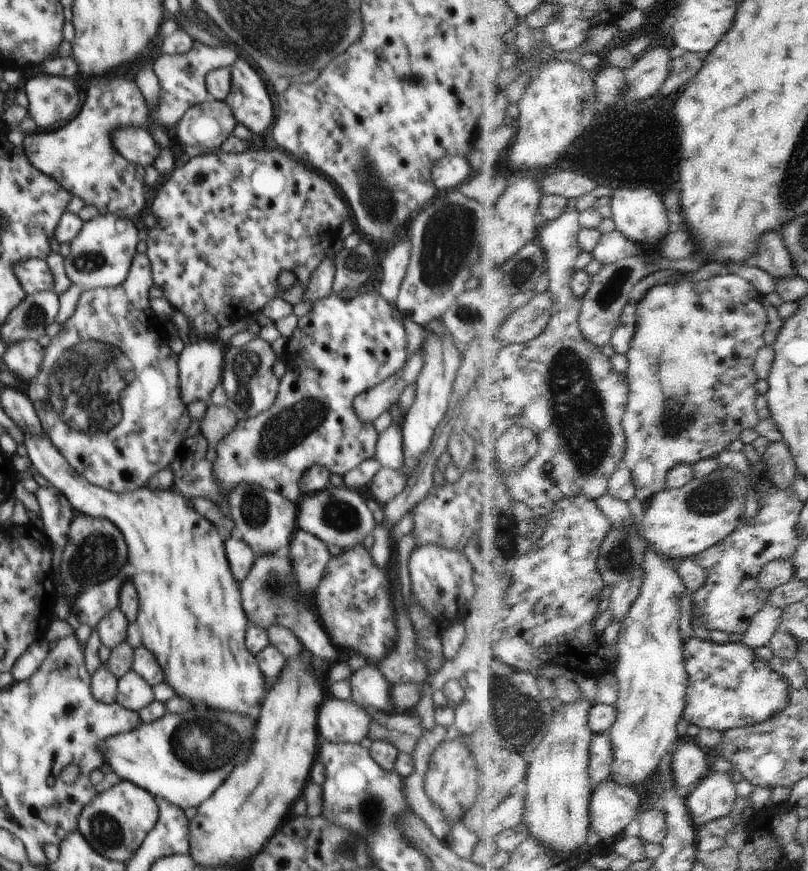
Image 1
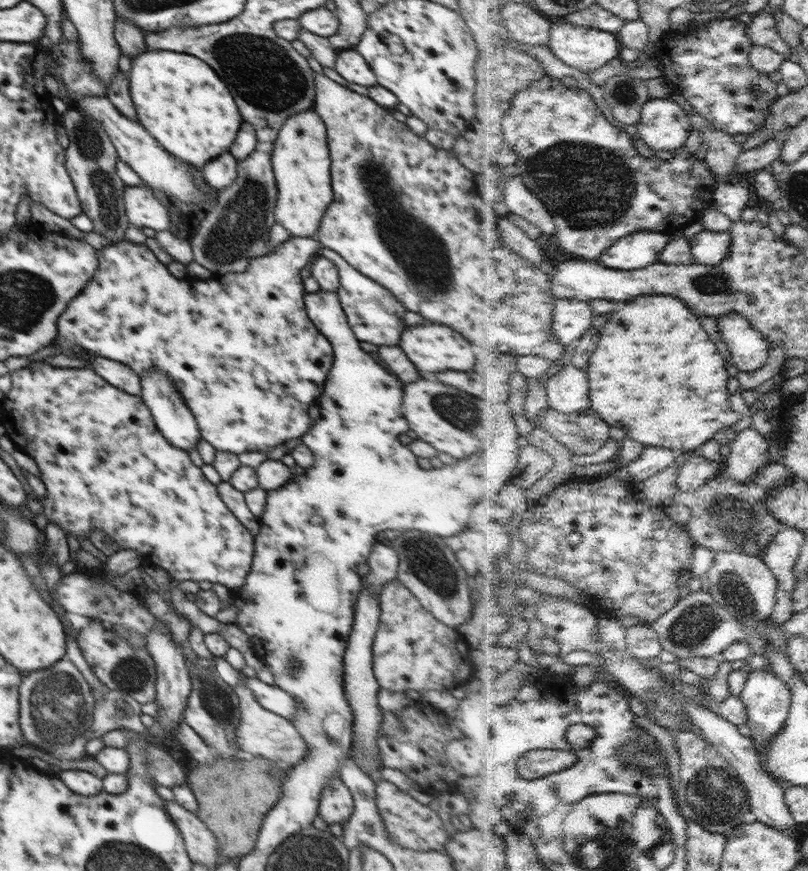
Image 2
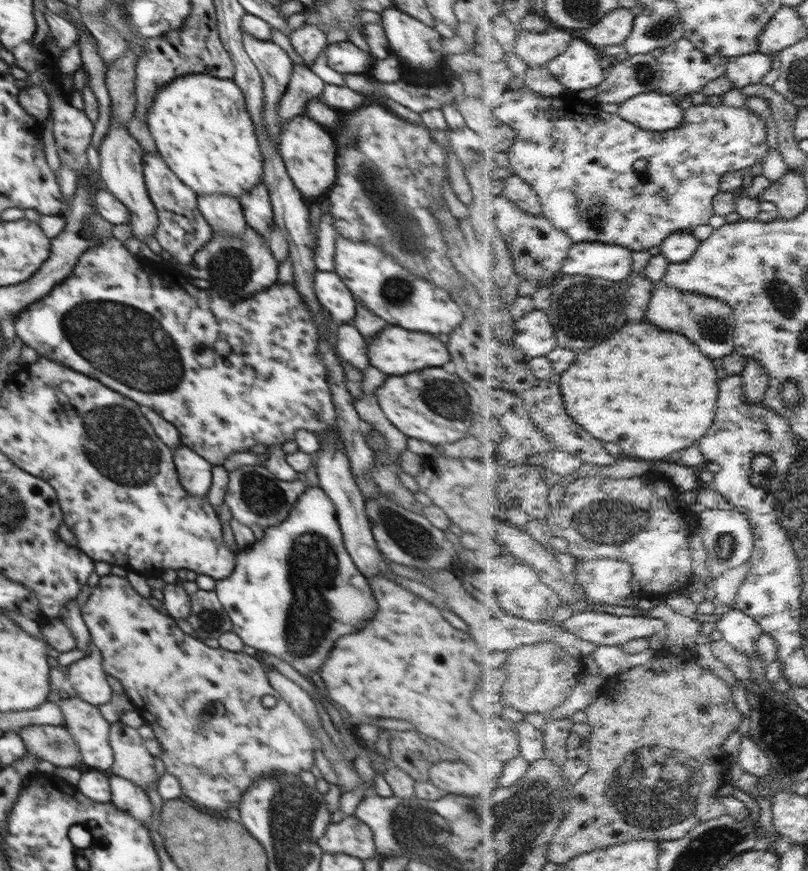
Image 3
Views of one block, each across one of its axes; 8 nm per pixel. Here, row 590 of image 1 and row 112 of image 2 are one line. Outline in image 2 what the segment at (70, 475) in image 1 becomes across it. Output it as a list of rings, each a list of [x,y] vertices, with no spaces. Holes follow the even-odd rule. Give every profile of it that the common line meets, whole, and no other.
[[[144,52],[131,60],[130,95],[141,124],[168,153],[202,168],[226,153],[242,126],[230,90],[202,60],[180,52]]]

